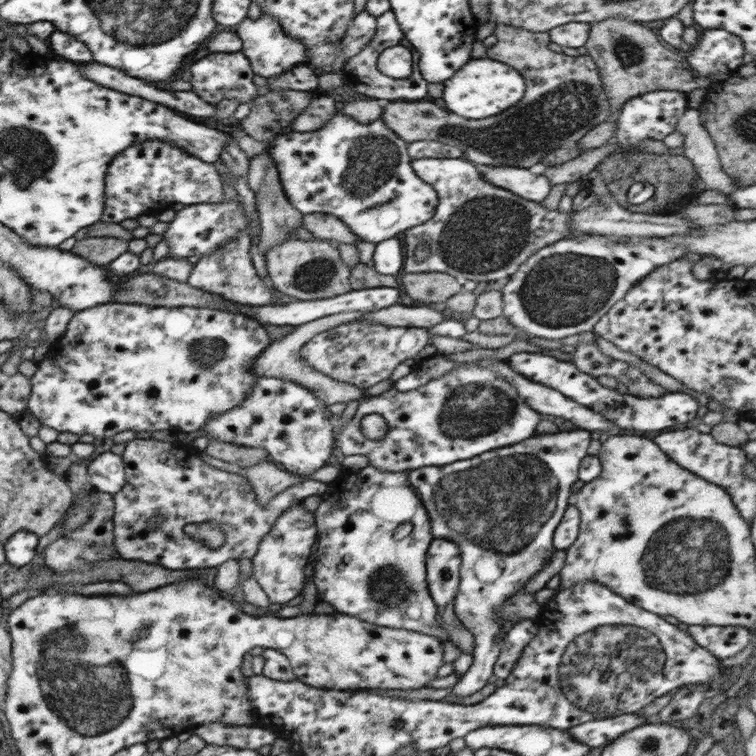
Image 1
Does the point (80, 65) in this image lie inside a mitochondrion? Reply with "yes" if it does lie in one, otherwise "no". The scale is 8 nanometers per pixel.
no

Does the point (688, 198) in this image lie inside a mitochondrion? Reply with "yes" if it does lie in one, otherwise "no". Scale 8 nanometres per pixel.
no

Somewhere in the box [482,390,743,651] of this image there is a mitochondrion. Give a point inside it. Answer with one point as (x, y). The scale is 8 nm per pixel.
(690, 555)

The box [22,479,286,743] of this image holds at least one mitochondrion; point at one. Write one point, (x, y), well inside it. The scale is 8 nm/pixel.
(90, 693)

